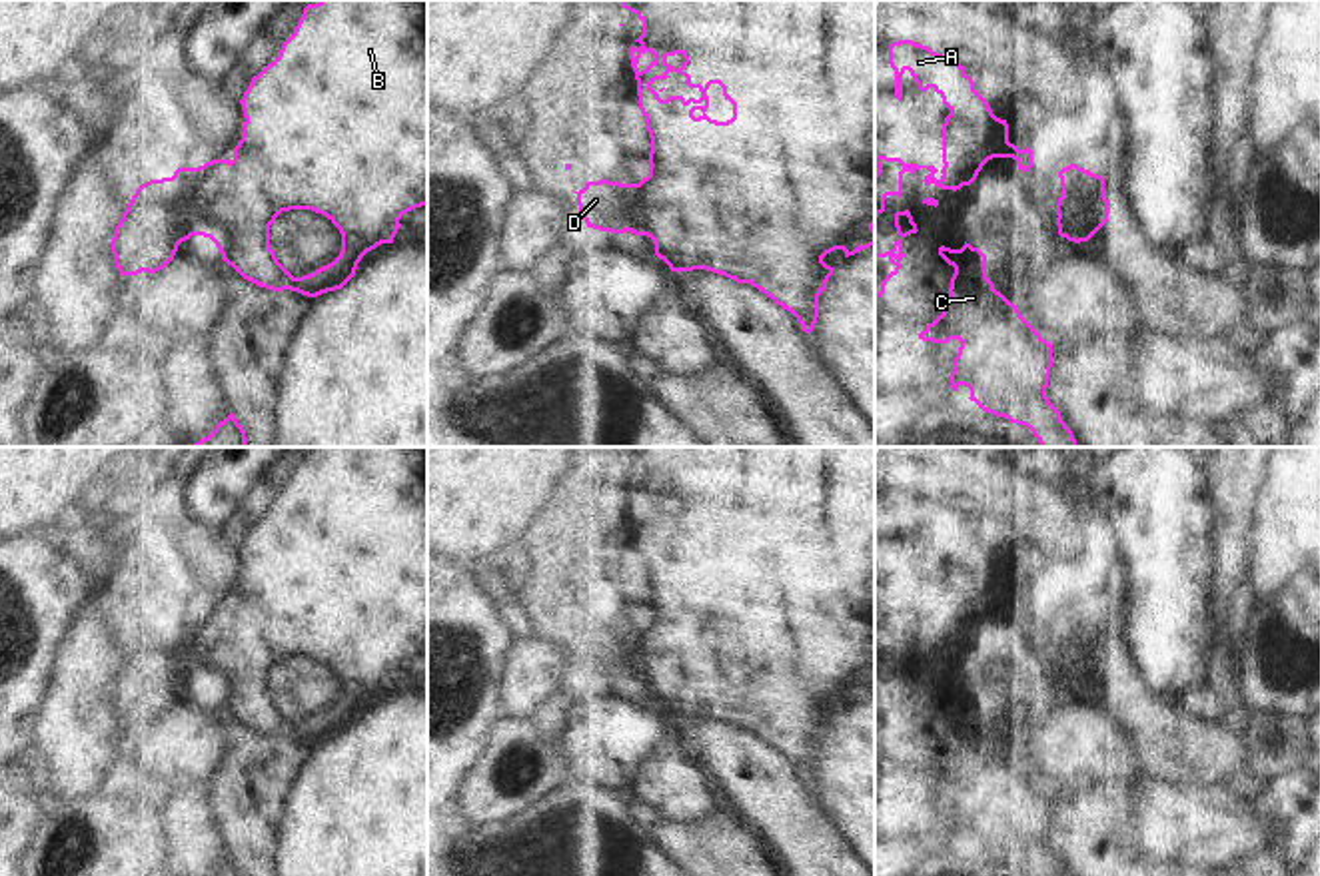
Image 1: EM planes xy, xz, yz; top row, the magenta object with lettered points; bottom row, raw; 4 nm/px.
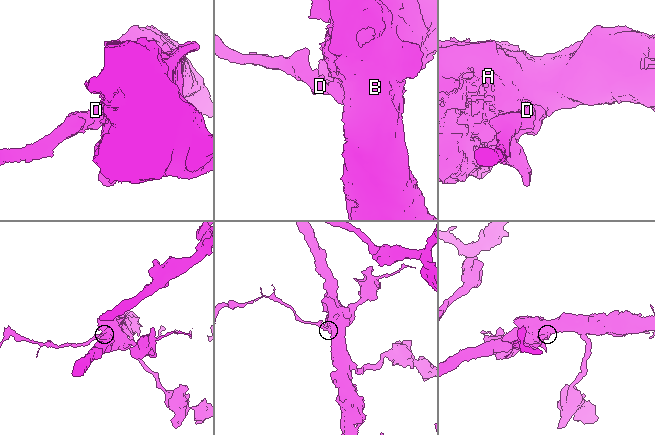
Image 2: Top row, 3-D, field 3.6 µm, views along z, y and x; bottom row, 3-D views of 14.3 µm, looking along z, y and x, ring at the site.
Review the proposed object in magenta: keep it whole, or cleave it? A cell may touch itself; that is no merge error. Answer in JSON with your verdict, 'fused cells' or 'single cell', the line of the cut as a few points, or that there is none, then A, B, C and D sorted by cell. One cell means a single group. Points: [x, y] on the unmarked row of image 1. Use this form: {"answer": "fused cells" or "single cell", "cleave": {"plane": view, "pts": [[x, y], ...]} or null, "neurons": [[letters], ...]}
{"answer": "fused cells", "cleave": {"plane": "xy", "pts": [[174, 621], [194, 681]]}, "neurons": [["A", "B", "C"], ["D"]]}

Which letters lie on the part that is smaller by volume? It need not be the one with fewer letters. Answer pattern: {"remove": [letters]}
{"remove": ["D"]}

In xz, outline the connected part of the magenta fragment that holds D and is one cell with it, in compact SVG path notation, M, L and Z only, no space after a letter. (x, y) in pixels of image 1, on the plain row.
M587 629L577 641L577 653L587 674L611 680L631 678L629 631Z

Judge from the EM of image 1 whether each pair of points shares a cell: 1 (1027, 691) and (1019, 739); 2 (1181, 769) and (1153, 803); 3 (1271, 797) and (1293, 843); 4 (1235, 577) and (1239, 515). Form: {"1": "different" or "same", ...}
{"1": "same", "2": "different", "3": "same", "4": "same"}

